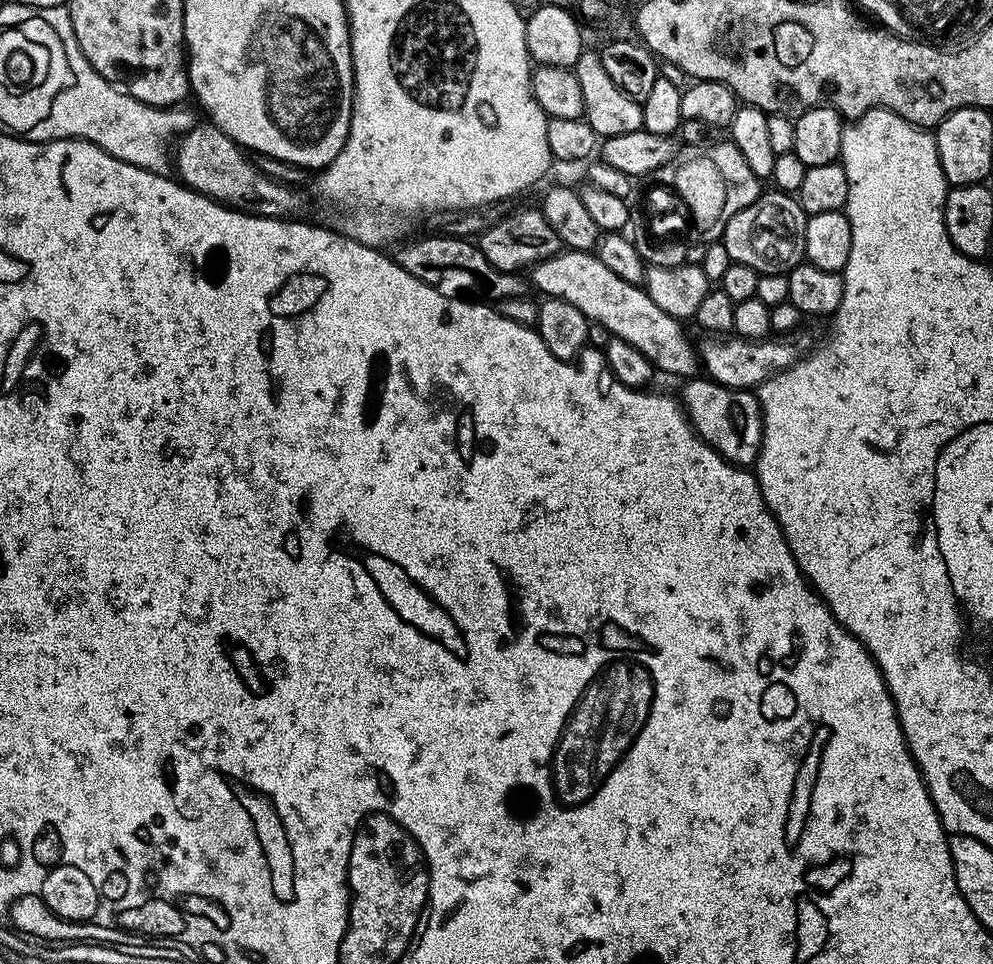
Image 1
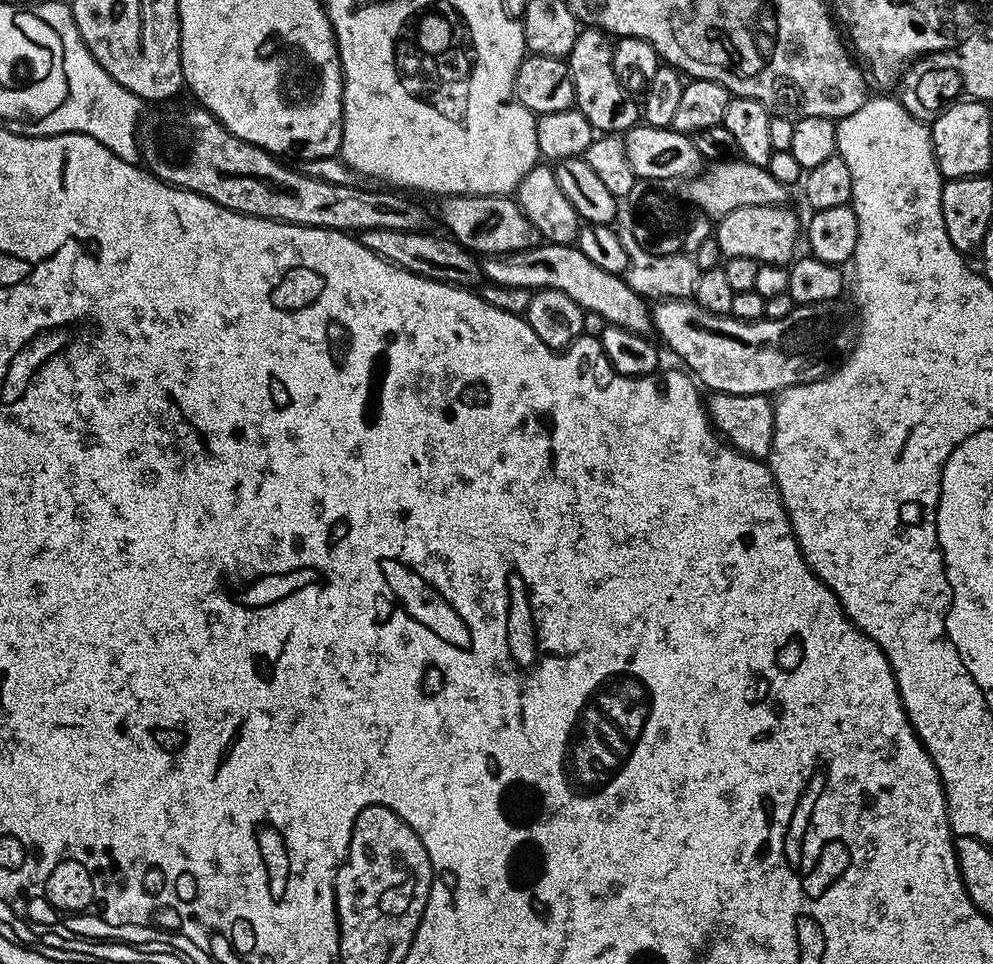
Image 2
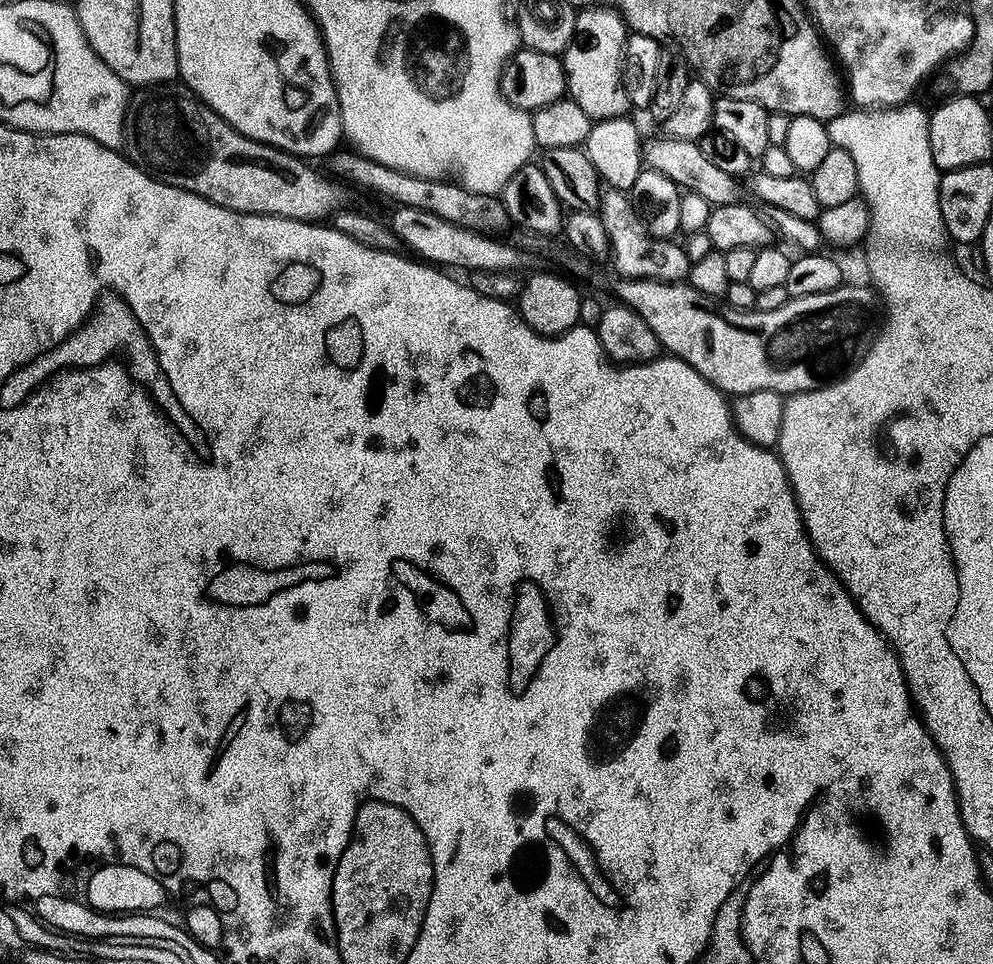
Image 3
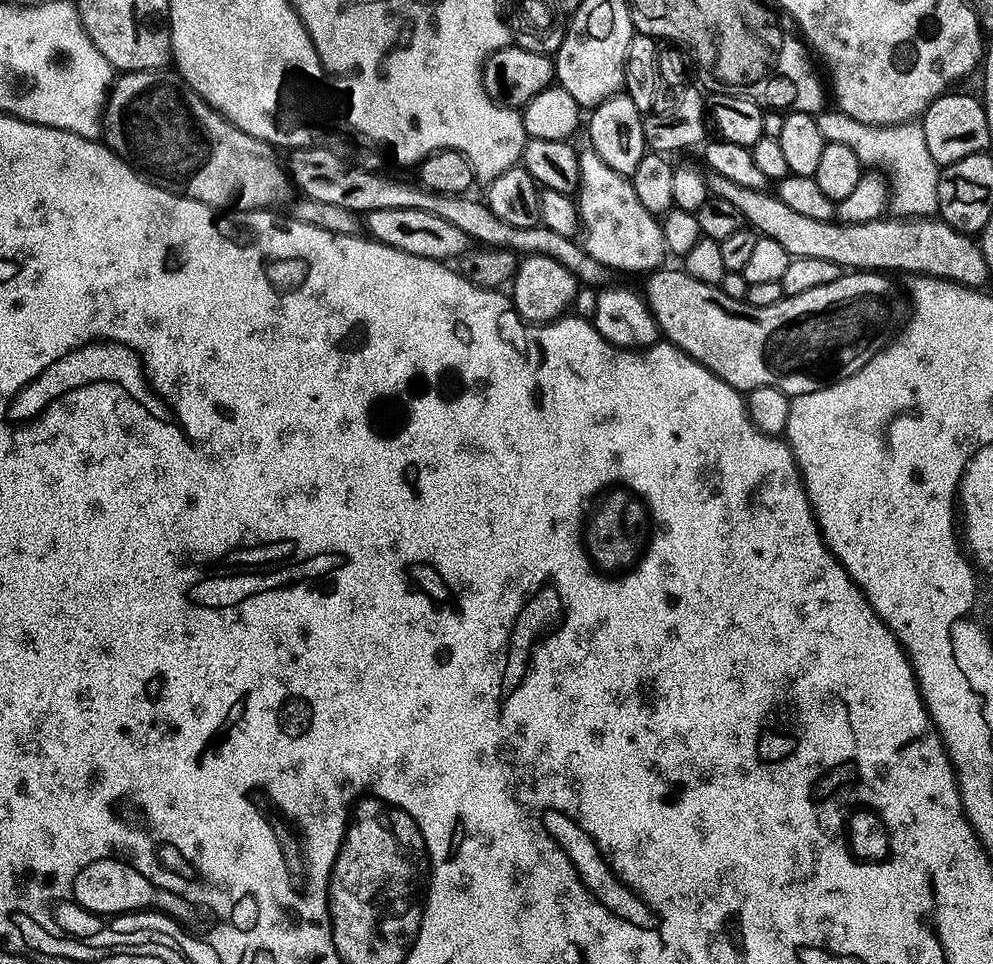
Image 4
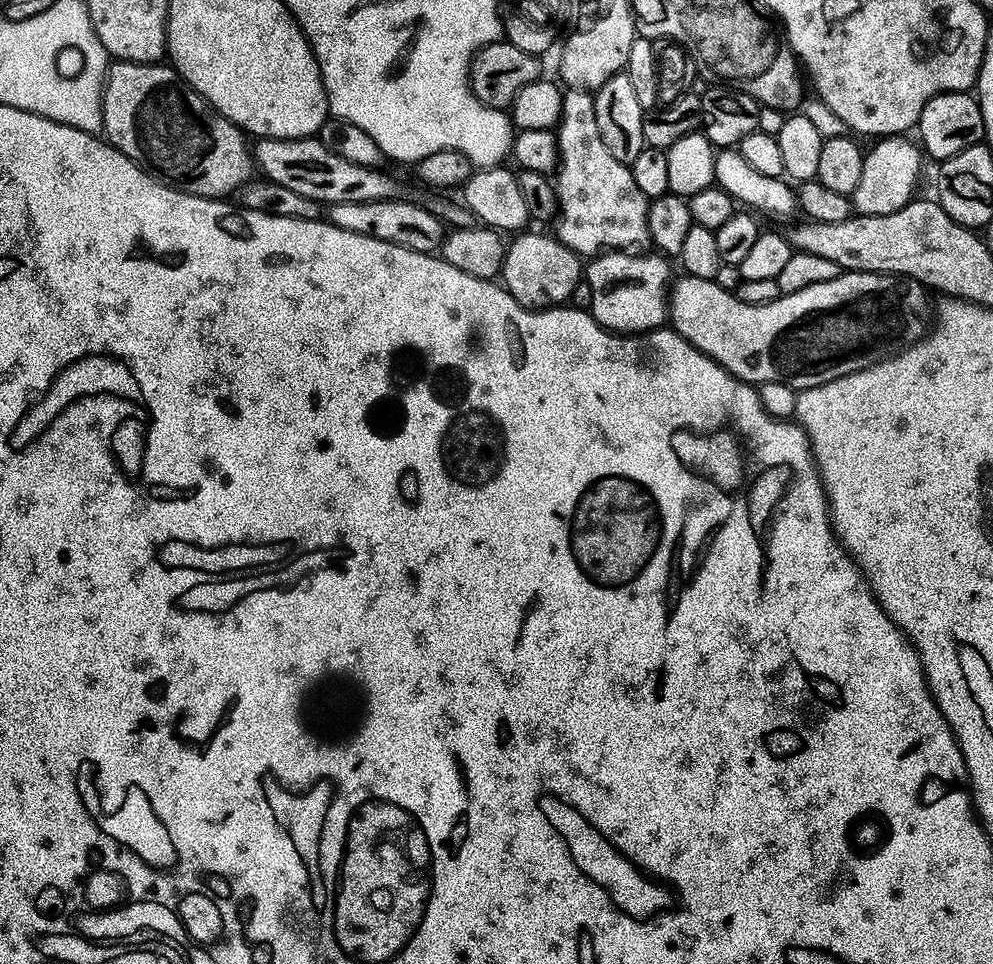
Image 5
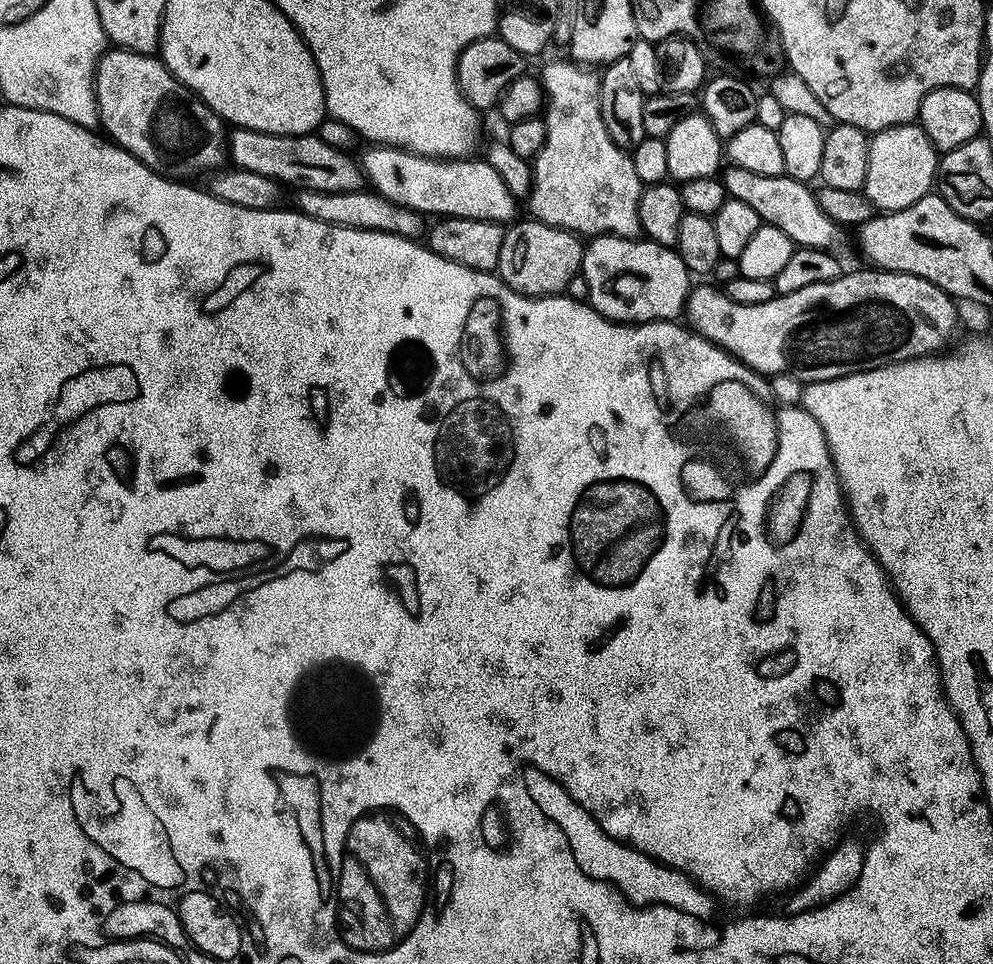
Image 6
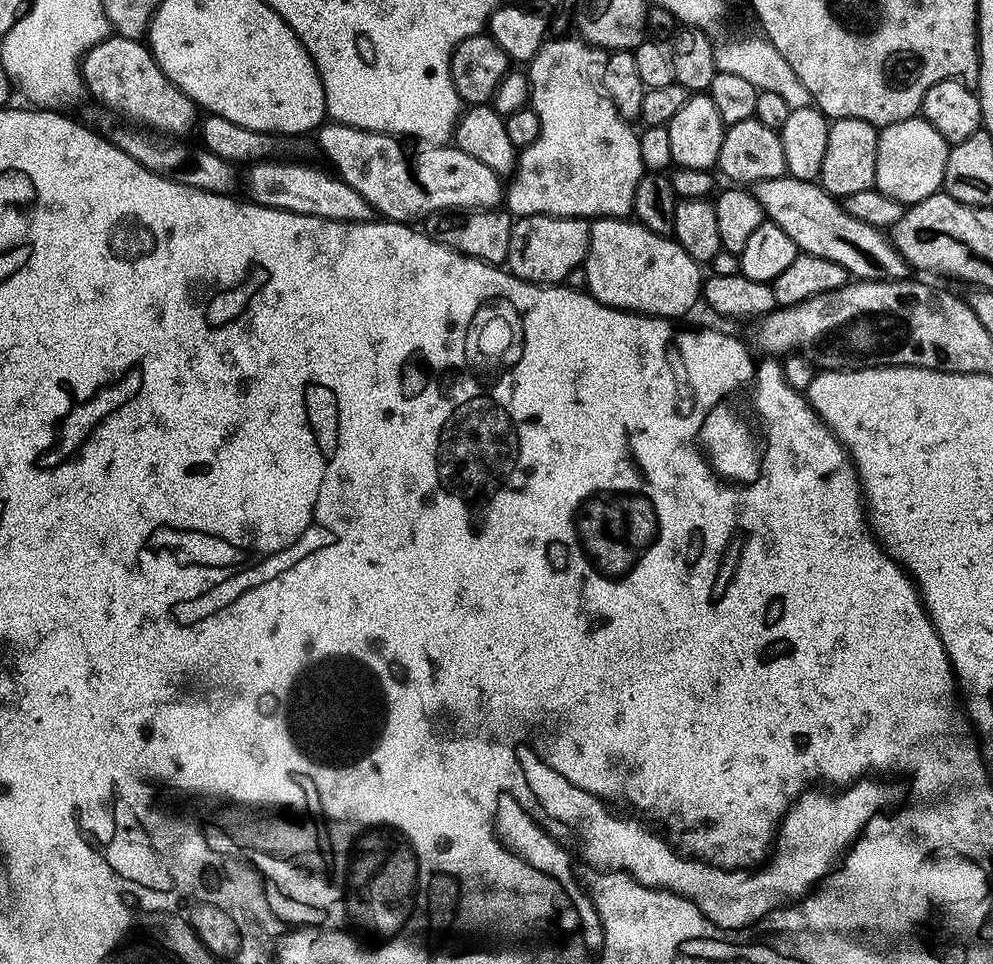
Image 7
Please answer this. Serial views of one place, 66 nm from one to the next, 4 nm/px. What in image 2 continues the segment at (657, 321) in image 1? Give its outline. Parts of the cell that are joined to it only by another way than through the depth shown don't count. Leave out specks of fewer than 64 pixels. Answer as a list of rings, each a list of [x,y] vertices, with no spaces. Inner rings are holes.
[[[540,242],[536,247],[512,252],[508,255],[485,255],[482,260],[485,281],[529,290],[553,288],[570,294],[585,313],[597,312],[608,324],[617,324],[631,332],[647,333],[653,327],[649,305],[639,296],[623,275],[607,273],[596,266],[577,246]]]

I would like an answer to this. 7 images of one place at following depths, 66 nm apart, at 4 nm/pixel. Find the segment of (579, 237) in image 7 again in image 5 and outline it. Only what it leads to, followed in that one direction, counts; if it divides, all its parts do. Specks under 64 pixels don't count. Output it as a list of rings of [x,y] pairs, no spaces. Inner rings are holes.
[[[521,231],[511,237],[504,249],[502,287],[523,308],[539,310],[555,308],[569,303],[568,300],[582,284],[582,257],[573,248],[568,248],[555,235],[544,232]]]

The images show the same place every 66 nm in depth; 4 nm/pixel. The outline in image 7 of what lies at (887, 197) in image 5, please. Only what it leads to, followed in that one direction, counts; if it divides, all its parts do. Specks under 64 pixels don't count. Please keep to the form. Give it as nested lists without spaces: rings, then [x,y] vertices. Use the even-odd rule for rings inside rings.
[[[917,114],[902,122],[883,125],[879,133],[874,185],[879,192],[907,206],[922,202],[922,198],[930,198],[930,194],[943,189],[950,145],[923,115]]]

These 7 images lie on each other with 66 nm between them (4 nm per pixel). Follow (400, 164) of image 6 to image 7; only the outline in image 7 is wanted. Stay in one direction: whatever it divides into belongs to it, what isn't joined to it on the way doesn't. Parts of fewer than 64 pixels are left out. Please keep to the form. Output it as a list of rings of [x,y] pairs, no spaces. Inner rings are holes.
[[[328,122],[319,129],[320,135],[320,148],[324,151],[326,159],[332,163],[330,166],[331,171],[340,179],[345,180],[354,190],[358,190],[358,194],[362,194],[362,198],[366,198],[366,202],[370,202],[373,213],[379,214],[380,212],[385,221],[388,222],[420,222],[424,217],[434,214],[435,212],[447,212],[449,210],[467,210],[469,208],[495,208],[501,203],[502,200],[502,180],[497,176],[494,170],[486,166],[483,162],[478,162],[477,158],[472,158],[464,153],[462,149],[455,146],[424,146],[421,147],[421,152],[407,152],[403,148],[401,141],[397,137],[387,132],[367,132],[361,128],[355,128],[349,124],[337,124],[335,122]]]

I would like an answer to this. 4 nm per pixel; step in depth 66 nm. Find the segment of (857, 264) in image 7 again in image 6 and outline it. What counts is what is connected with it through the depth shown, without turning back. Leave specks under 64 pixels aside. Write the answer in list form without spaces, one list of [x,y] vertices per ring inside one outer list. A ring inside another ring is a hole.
[[[725,167],[722,172],[725,193],[738,202],[746,202],[758,213],[758,218],[765,224],[778,226],[778,230],[790,234],[790,238],[802,248],[831,249],[832,243],[842,235],[839,224],[822,214],[818,206],[816,193],[805,181],[795,180],[789,176],[767,176],[753,174],[751,170]]]

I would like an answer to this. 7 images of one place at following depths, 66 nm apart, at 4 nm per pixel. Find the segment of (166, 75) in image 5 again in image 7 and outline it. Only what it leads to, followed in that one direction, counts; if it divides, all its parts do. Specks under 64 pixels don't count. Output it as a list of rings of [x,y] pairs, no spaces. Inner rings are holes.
[[[109,35],[107,40],[98,42],[84,55],[83,60],[80,61],[80,74],[84,77],[84,87],[89,97],[97,96],[110,111],[125,116],[123,118],[125,121],[141,129],[149,129],[156,134],[165,132],[168,136],[180,136],[183,132],[190,131],[192,127],[194,129],[197,127],[198,105],[178,85],[170,82],[170,78],[166,78],[147,43],[131,40],[125,36]]]

